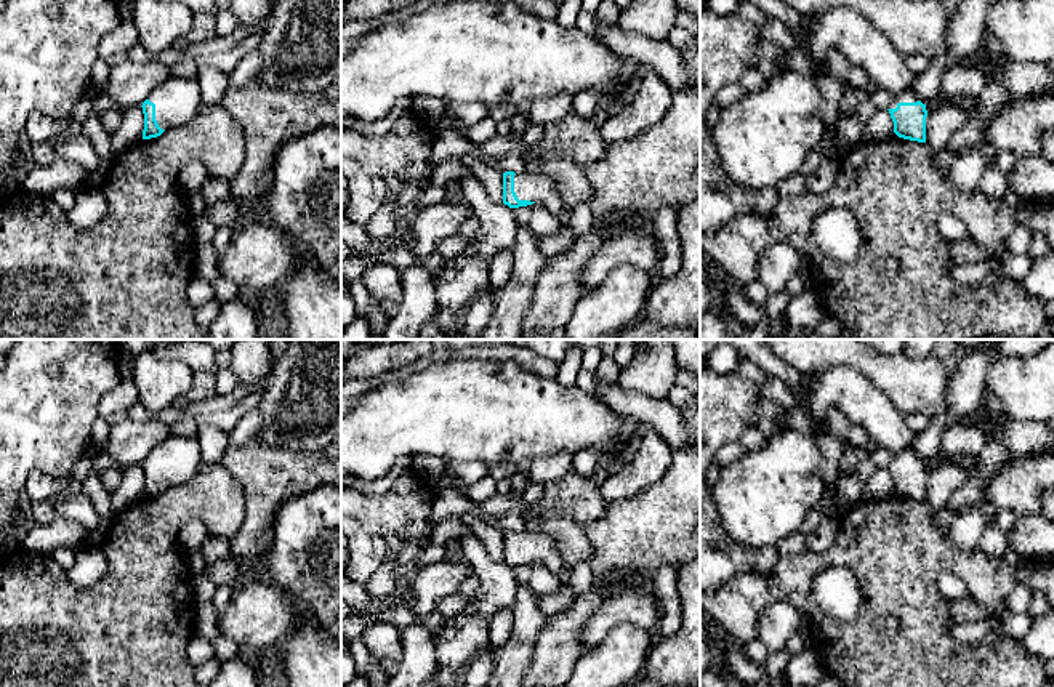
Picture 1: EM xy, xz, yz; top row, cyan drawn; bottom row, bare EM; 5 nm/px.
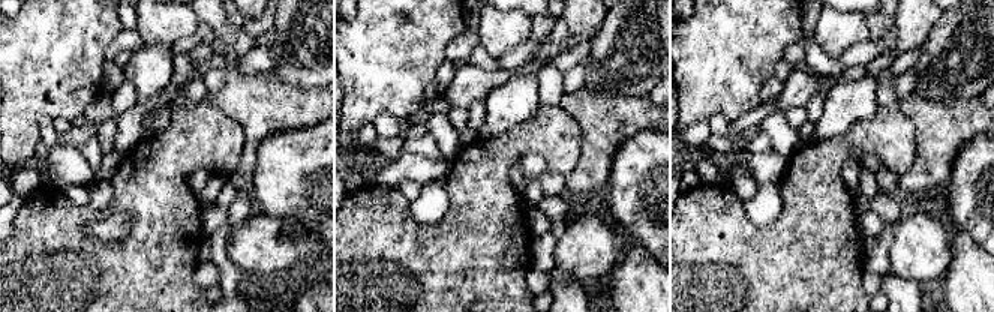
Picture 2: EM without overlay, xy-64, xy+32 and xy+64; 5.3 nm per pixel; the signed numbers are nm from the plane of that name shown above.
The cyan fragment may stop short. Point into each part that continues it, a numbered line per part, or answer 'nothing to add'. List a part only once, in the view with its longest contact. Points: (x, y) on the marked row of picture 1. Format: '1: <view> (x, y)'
1: xz (540, 189)

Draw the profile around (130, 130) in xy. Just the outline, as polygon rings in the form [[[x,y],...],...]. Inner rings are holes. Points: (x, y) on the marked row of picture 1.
[[[131,106],[122,110],[122,122],[111,135],[112,155],[117,157],[133,144],[143,141],[144,114],[141,106]]]

